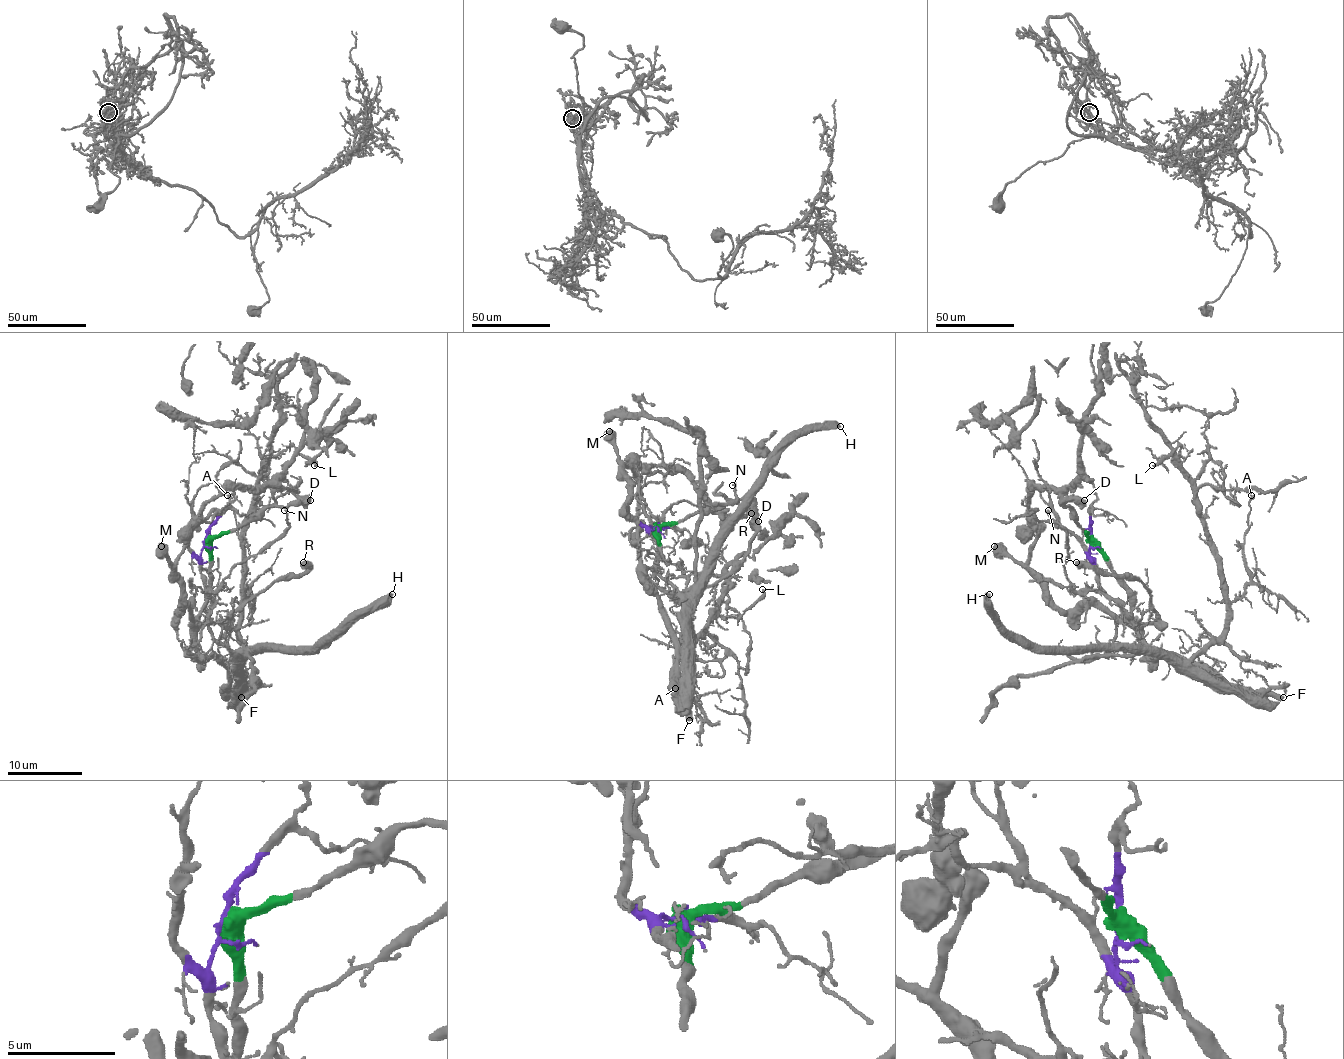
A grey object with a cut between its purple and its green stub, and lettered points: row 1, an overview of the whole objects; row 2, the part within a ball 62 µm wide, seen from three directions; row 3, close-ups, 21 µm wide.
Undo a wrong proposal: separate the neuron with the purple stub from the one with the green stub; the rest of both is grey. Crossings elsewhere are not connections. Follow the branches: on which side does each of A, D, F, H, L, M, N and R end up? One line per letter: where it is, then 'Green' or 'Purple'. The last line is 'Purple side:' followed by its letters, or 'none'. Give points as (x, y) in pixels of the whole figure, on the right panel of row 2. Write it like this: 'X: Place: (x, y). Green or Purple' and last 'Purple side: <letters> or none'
A: Place: (1251, 495). Purple
D: Place: (1084, 500). Green
F: Place: (1283, 697). Green
H: Place: (989, 594). Purple
L: Place: (1152, 465). Purple
M: Place: (994, 546). Green
N: Place: (1048, 510). Purple
R: Place: (1076, 562). Green
Purple side: A, H, L, N

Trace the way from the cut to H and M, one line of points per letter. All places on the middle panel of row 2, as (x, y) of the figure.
H: (654, 527), (648, 533), (659, 550), (657, 572), (687, 593), (723, 524), (778, 455), (799, 436), (840, 427)
M: (654, 527), (657, 563), (654, 566), (643, 563), (637, 522), (630, 514), (628, 475), (609, 431)

